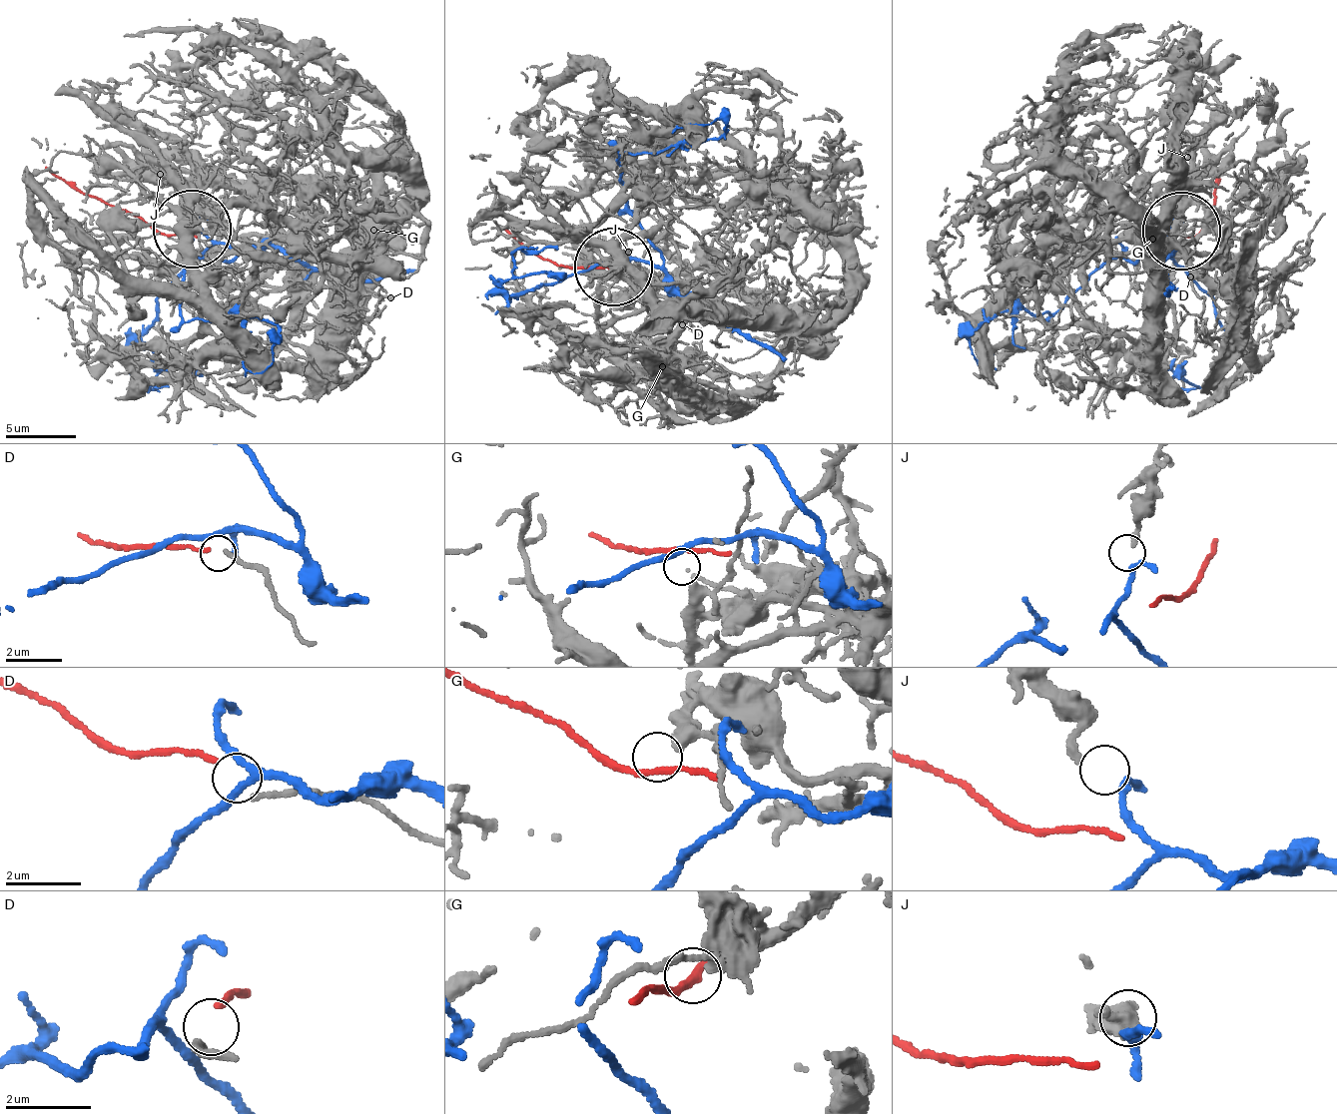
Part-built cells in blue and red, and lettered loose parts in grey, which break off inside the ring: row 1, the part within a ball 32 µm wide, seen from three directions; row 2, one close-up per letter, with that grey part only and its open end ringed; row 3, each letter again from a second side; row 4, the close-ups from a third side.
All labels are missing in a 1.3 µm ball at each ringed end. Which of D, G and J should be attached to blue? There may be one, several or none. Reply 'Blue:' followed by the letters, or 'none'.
Blue: J

